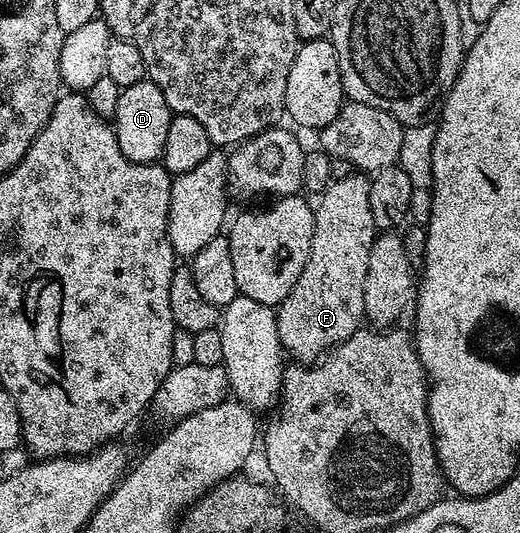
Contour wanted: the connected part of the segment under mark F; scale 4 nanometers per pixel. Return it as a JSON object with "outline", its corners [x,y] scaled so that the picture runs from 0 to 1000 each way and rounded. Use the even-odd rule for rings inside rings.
{"outline":[[[712,338],[690,347],[690,377],[644,377],[637,385],[637,437],[608,433],[594,486],[552,559],[533,574],[538,644],[575,681],[606,681],[631,659],[671,636],[700,608],[698,548],[710,501],[710,471],[725,432],[710,388]]]}

